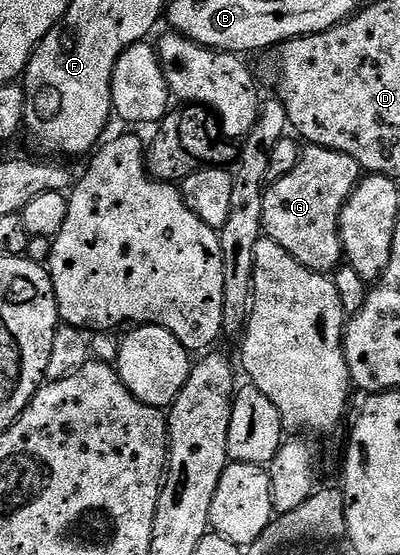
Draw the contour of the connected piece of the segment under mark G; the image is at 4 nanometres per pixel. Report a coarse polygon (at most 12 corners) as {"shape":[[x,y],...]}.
{"shape":[[309,145],[267,187],[264,234],[328,276],[354,156]]}

